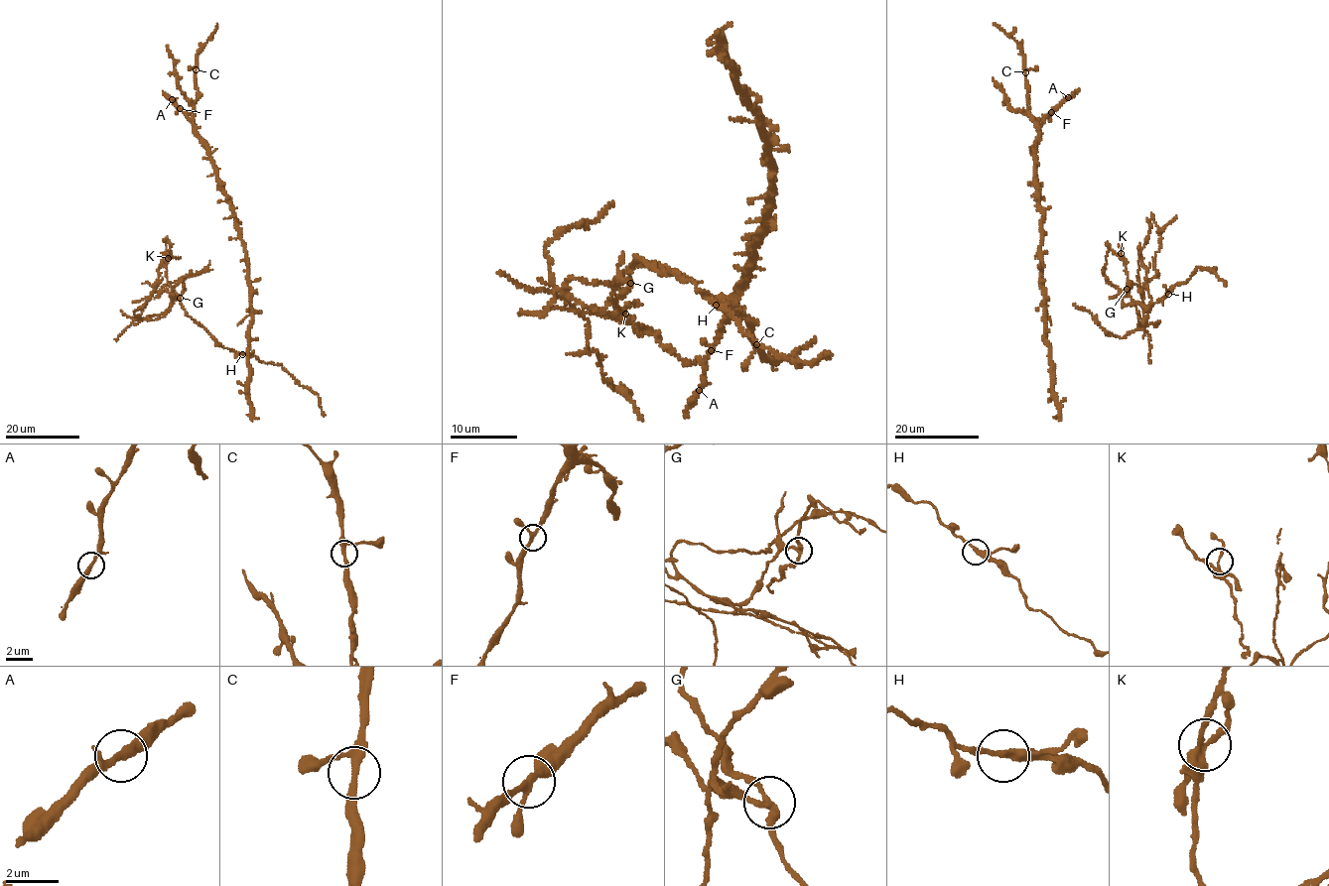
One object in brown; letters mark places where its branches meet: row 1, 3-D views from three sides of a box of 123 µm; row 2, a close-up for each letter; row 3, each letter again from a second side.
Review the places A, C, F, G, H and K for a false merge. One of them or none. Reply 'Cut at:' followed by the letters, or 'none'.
Cut at: G

